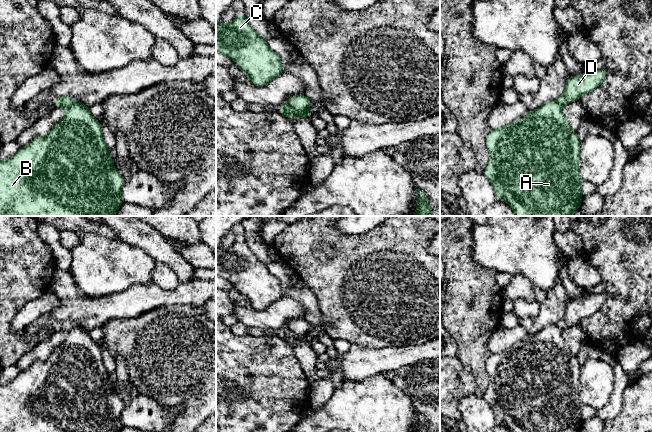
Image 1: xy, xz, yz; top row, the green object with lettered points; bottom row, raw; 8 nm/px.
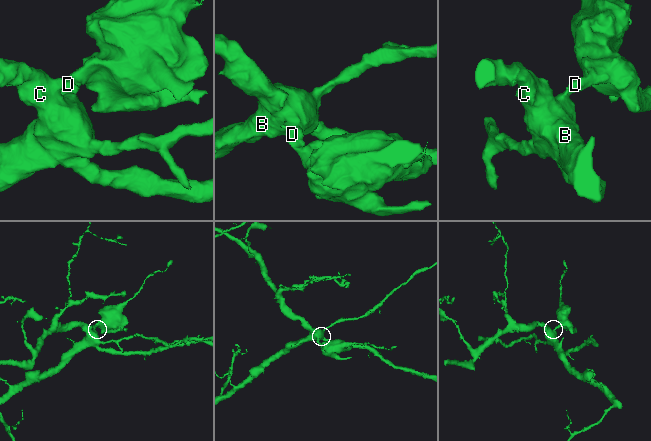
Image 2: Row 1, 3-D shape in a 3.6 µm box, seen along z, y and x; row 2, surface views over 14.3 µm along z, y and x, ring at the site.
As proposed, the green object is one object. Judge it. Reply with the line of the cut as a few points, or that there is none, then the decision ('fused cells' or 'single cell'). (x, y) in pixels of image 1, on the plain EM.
cut xz (286, 327), (294, 333), (308, 338); fused cells

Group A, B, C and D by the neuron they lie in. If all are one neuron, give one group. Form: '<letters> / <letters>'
A B C / D

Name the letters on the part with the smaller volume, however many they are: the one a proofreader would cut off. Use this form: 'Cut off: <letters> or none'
Cut off: D

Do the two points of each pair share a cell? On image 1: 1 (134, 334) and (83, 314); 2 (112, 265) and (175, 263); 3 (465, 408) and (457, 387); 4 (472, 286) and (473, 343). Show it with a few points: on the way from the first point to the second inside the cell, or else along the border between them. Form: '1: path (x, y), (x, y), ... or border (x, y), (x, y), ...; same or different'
1: border (129, 317), (109, 320), (103, 325); different
2: border (137, 247), (144, 250), (155, 262); different
3: border (474, 393), (460, 400), (460, 419); different
4: path (474, 300), (473, 329); same

